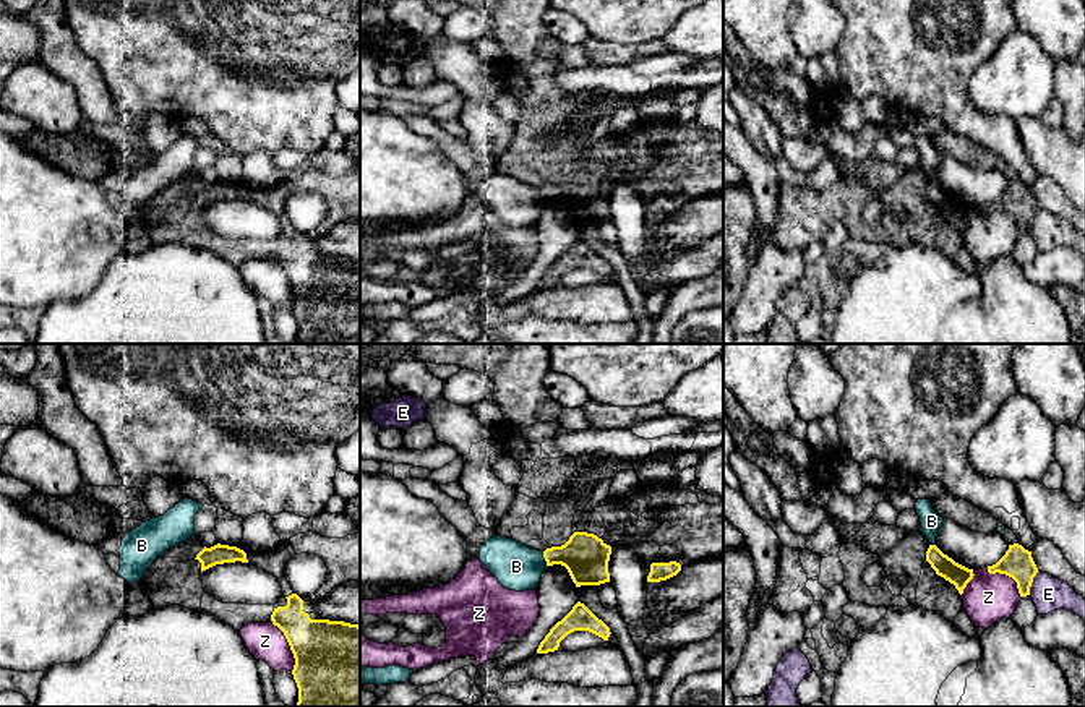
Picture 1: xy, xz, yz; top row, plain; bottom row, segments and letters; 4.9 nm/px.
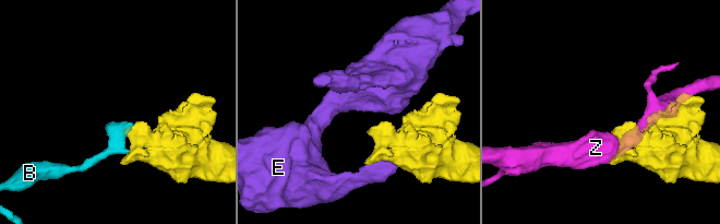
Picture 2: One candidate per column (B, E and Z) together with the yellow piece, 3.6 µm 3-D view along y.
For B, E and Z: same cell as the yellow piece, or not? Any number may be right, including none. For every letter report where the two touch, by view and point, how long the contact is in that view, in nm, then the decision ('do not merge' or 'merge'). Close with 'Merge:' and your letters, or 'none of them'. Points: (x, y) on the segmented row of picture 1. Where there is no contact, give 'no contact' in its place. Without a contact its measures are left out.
B: meets yellow in xz at (545, 560); contact 80 nm long; do not merge
E: meets yellow in yz at (1032, 581); contact 130 nm long; do not merge
Z: meets yellow in xy at (289, 644); contact 260 nm long; do not merge
Merge: none of them

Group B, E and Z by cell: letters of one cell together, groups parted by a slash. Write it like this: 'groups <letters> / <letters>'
groups B / E / Z

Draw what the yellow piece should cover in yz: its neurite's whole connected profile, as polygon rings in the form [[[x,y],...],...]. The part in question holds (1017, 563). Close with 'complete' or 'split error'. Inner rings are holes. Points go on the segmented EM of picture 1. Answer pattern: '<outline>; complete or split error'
[[[1009,545],[1006,555],[993,566],[988,566],[989,574],[1006,574],[1017,582],[1020,597],[1030,595],[1030,587],[1038,568],[1031,558],[1031,551],[1022,545]]]; complete

